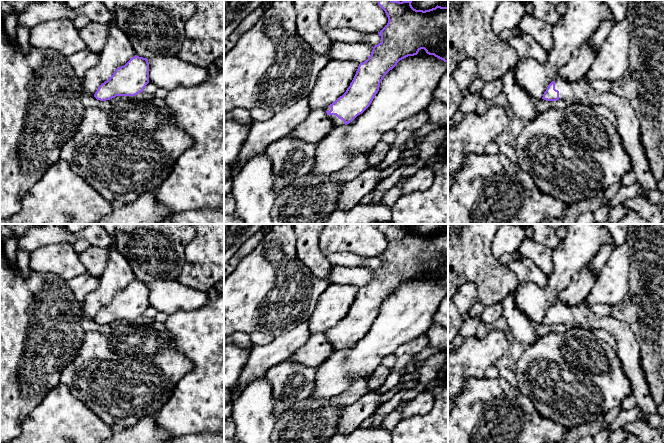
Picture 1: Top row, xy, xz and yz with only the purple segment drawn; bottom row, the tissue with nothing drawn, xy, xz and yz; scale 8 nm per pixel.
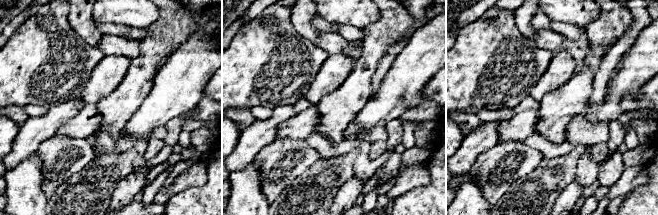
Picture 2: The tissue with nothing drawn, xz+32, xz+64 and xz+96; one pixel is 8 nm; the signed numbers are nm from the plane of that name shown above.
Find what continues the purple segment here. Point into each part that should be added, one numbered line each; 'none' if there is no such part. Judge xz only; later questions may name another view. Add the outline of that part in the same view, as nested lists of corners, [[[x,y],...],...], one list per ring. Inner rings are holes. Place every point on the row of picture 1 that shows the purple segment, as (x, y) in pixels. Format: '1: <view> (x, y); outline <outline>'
1: xz (336, 122); outline [[[328,115],[334,128],[344,125],[344,121],[339,119],[336,115]]]

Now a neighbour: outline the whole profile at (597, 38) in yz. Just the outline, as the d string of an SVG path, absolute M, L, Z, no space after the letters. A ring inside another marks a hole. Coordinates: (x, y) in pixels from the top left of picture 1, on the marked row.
M602 21L596 31L587 40L588 44L595 48L597 51L599 46L603 43L604 39L608 36L614 26L612 21Z

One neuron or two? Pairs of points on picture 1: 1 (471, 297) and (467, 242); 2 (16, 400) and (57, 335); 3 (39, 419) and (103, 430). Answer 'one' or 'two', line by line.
1: two
2: one
3: one

